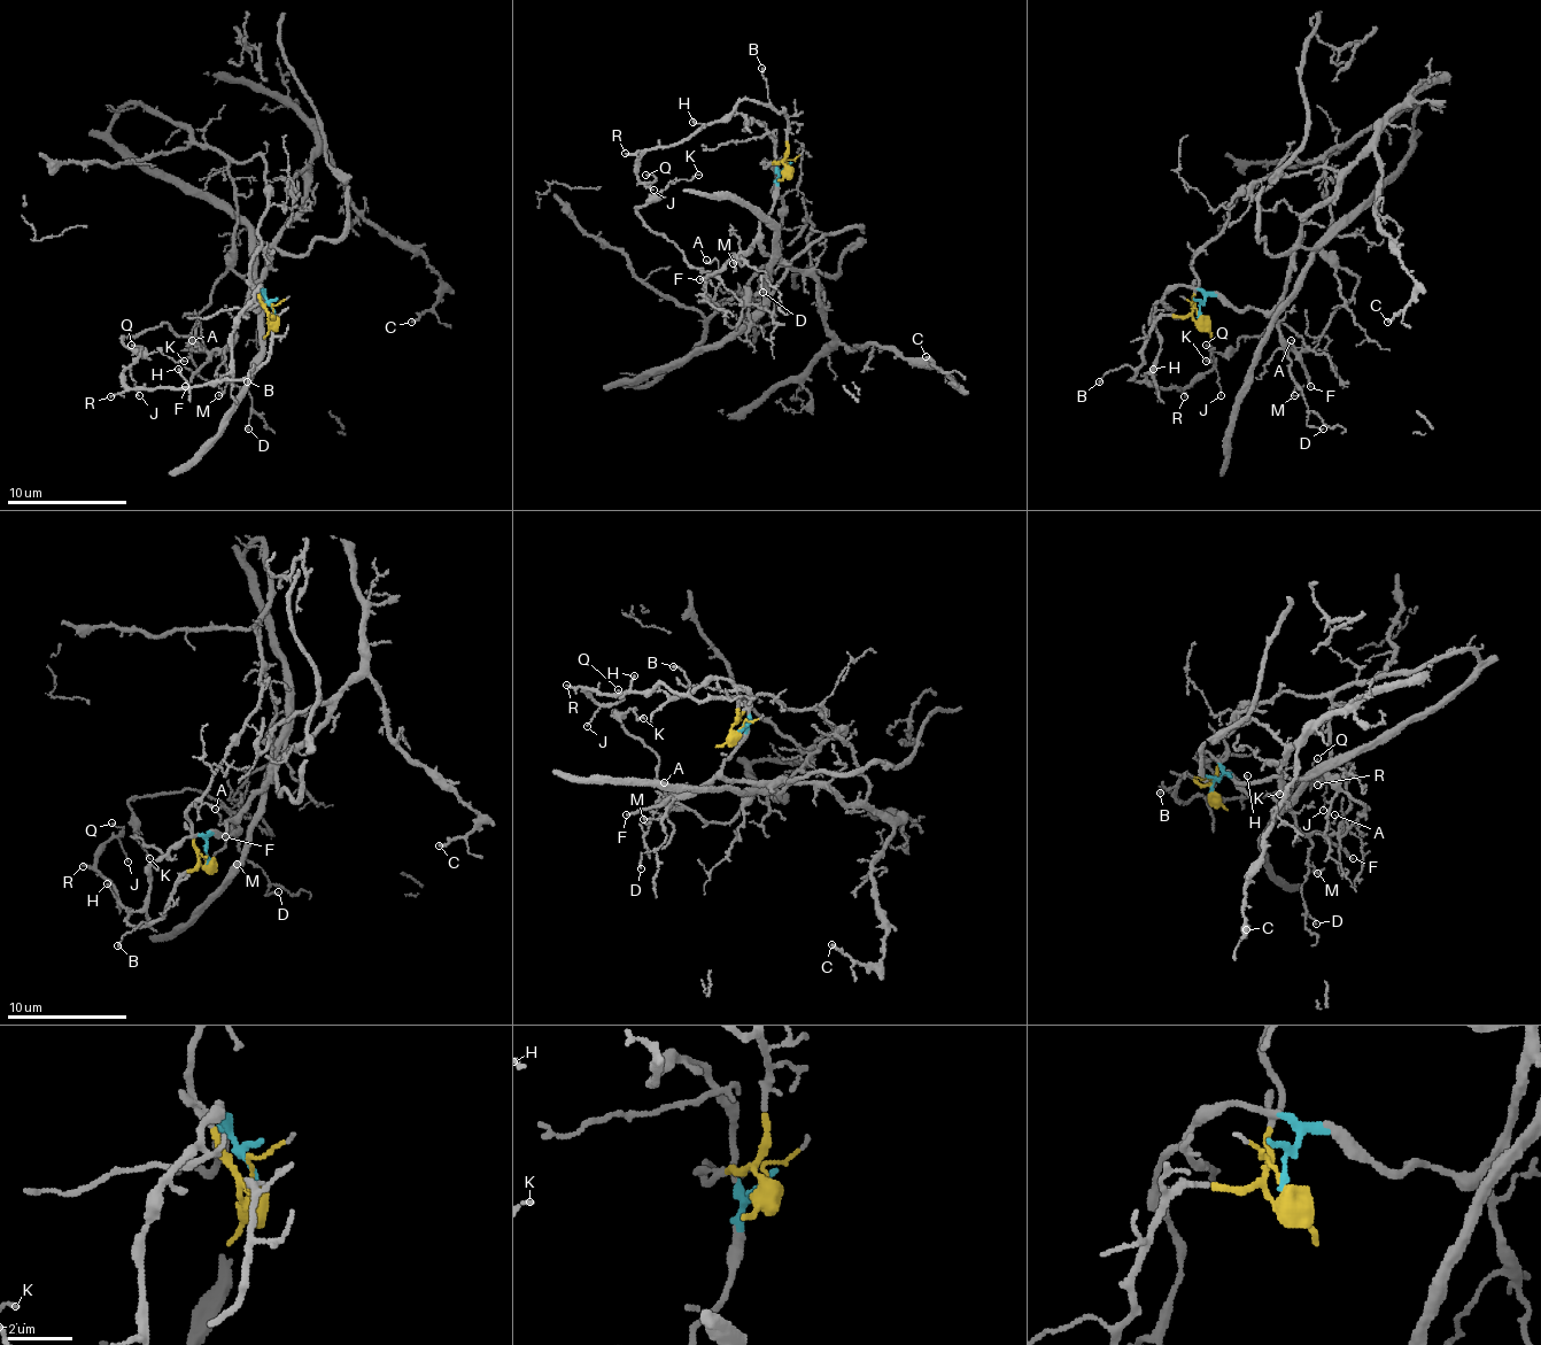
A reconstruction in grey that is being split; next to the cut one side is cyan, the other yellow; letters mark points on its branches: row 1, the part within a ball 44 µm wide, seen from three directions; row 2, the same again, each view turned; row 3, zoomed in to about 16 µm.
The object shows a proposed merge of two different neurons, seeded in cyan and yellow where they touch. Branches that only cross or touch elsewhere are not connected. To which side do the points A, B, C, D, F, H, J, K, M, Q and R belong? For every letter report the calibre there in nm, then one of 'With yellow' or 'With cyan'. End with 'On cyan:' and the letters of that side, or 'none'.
A: Thickness 100 nm. With cyan
B: Thickness 100 nm. With yellow
C: Thickness 190 nm. With cyan
D: Thickness 100 nm. With cyan
F: Thickness 160 nm. With cyan
H: Thickness 130 nm. With yellow
J: Thickness 80 nm. With yellow
K: Thickness 90 nm. With cyan
M: Thickness 90 nm. With cyan
Q: Thickness 90 nm. With yellow
R: Thickness 120 nm. With yellow
On cyan: A, C, D, F, K, M

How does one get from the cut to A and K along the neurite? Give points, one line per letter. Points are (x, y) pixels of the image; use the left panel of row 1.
A: (275, 314), (263, 295), (260, 308), (245, 310), (235, 323), (235, 338), (221, 349), (206, 349), (191, 340)
K: (275, 314), (263, 295), (218, 349), (179, 338), (167, 323), (122, 338), (133, 349), (185, 362)

